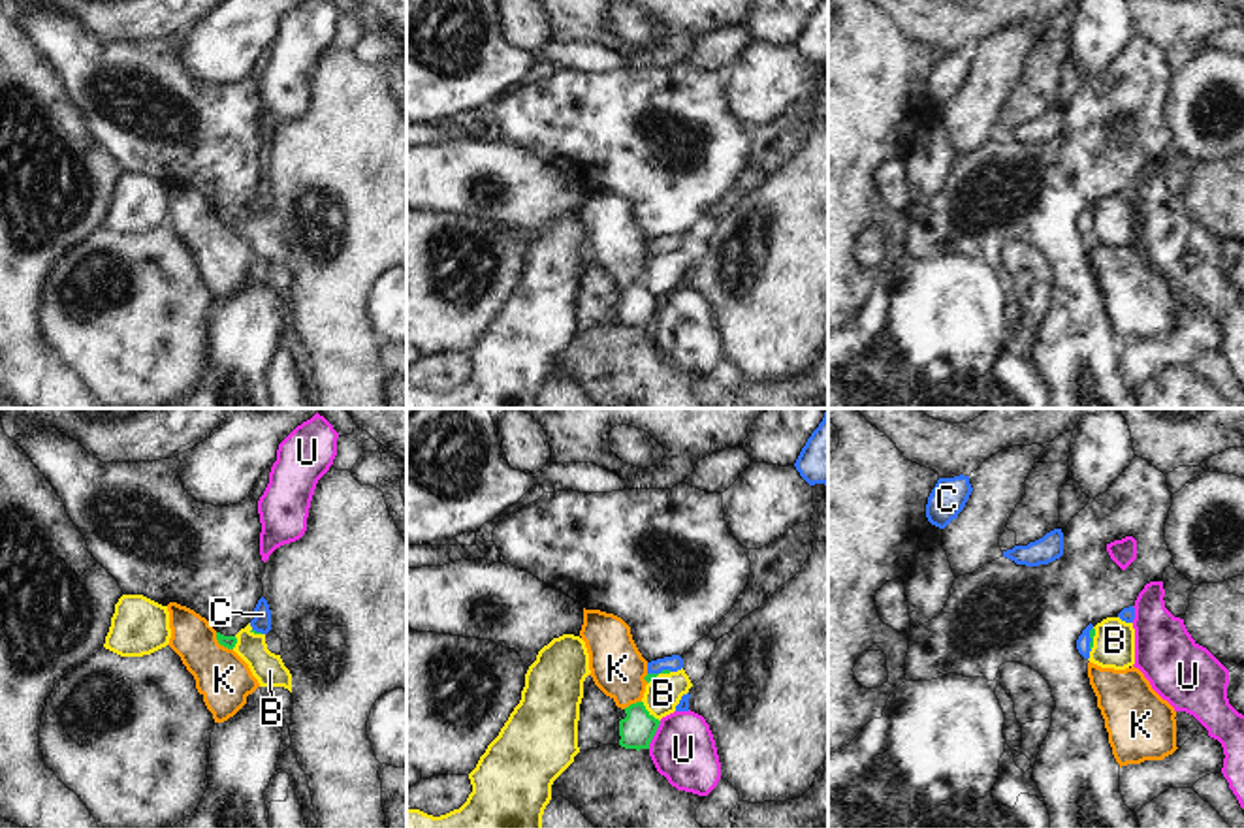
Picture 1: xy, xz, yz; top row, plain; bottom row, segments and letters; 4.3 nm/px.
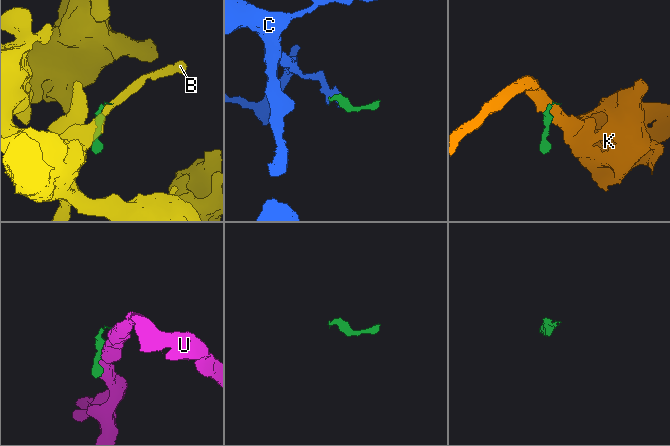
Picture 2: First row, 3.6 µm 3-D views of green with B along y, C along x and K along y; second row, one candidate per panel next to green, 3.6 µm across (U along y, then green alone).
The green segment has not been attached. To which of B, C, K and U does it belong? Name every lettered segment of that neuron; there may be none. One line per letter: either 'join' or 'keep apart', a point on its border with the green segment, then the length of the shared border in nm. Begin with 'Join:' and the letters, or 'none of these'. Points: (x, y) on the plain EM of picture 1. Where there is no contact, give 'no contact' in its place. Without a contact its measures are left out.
Join: C
B: keep apart; contact xz (648, 290); length 120 nm
C: join; contact xz (661, 251); length 110 nm
K: keep apart; contact xy (221, 222); length 110 nm
U: keep apart; contact xz (653, 313); length 130 nm

